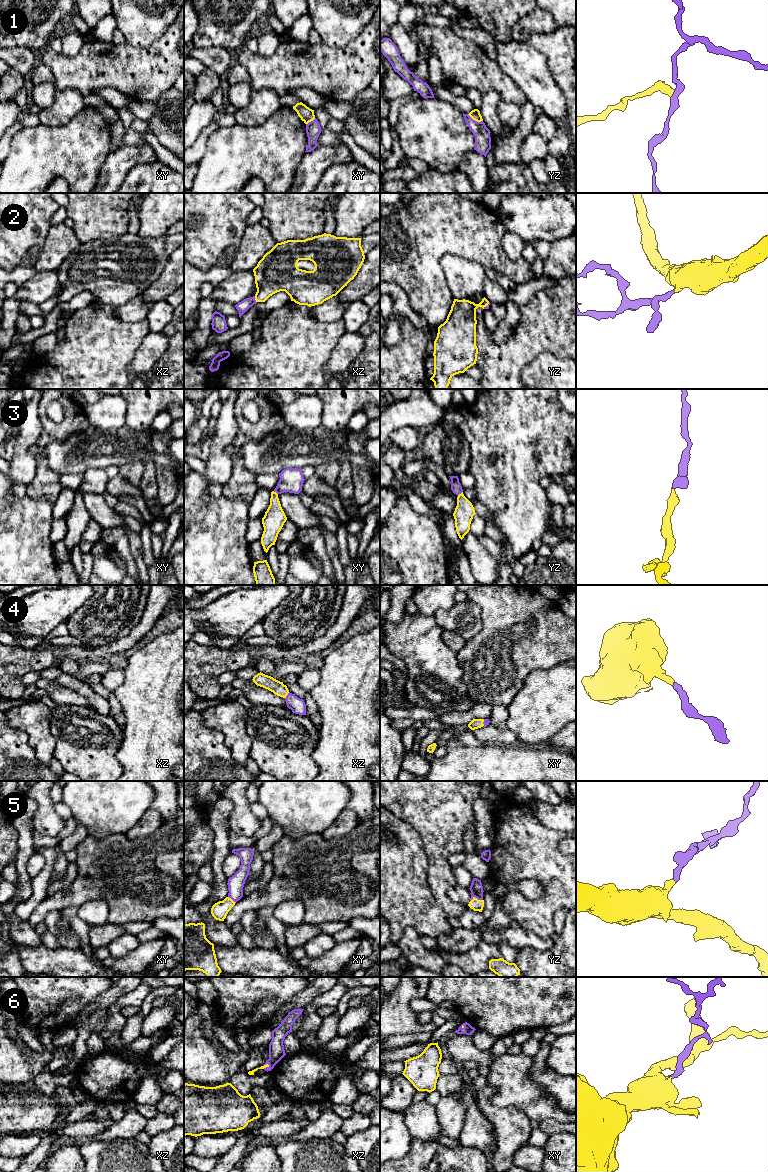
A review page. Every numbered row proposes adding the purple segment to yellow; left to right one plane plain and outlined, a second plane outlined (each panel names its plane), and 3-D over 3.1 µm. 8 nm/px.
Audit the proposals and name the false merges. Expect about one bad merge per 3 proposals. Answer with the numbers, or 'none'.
1

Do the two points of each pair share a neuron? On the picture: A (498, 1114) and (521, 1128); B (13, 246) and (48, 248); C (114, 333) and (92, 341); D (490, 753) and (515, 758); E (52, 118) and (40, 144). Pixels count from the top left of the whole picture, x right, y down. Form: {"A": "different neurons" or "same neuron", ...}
{"A": "same neuron", "B": "different neurons", "C": "same neuron", "D": "same neuron", "E": "different neurons"}

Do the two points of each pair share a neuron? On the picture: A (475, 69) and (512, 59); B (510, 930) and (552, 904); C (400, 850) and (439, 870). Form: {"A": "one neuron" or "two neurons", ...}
{"A": "two neurons", "B": "two neurons", "C": "two neurons"}

